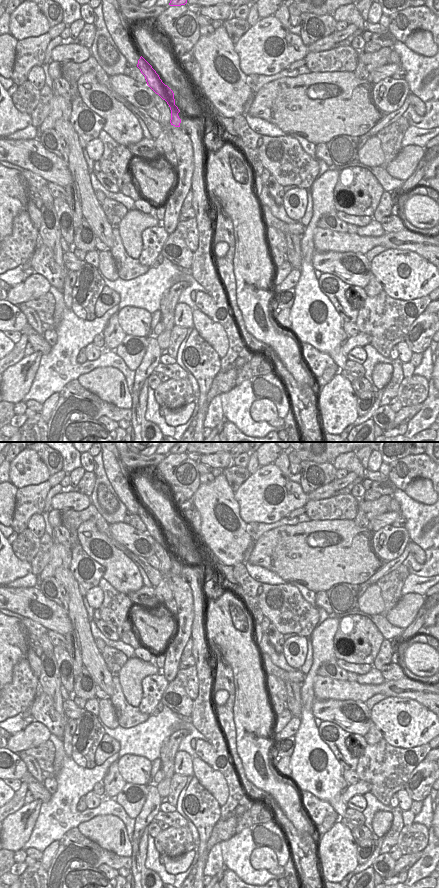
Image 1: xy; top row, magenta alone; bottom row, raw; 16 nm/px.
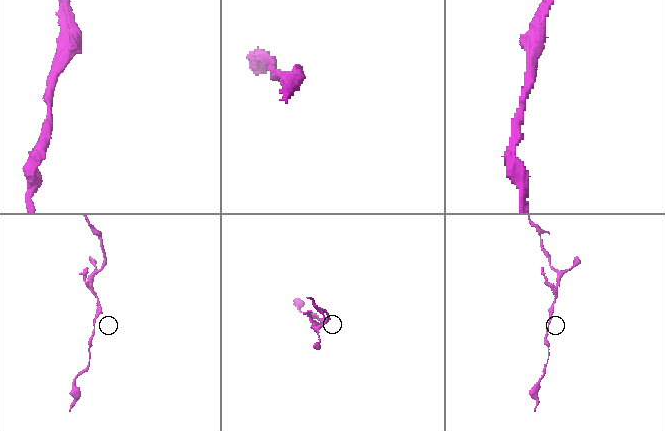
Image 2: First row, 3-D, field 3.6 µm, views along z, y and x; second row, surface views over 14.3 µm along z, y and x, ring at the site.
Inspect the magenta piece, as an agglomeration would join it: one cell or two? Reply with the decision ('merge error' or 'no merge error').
merge error

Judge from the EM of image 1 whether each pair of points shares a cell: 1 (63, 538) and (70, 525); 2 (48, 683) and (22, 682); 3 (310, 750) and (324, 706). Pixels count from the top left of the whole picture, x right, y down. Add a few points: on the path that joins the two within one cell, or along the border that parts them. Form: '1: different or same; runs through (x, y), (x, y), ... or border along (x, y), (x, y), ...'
1: different; border along (62, 524), (69, 533)
2: different; border along (38, 678), (40, 687)
3: different; border along (313, 699), (312, 714), (315, 717)

